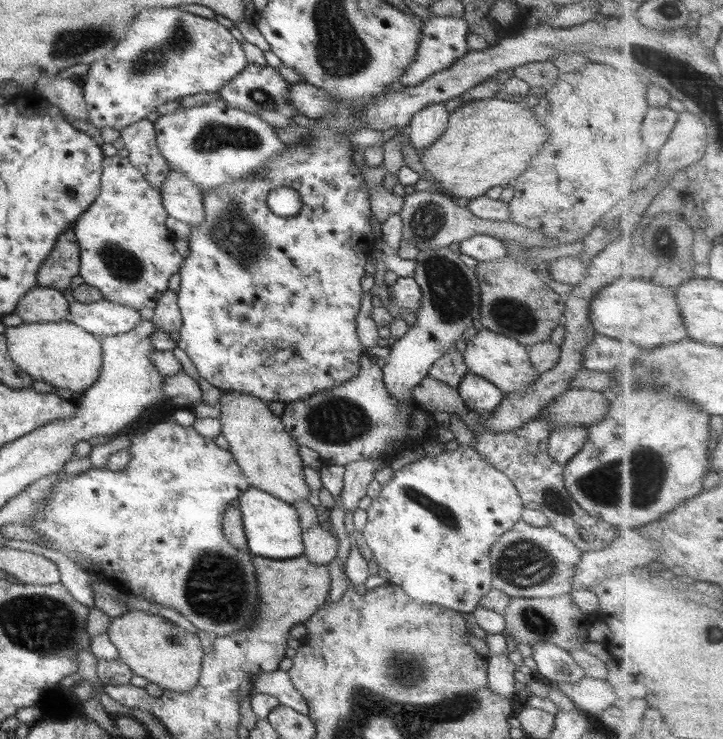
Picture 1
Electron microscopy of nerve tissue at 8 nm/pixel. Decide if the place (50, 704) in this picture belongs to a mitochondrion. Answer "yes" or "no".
no

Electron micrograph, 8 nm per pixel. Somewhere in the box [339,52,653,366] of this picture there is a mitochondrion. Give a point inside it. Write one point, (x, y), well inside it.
(451, 291)

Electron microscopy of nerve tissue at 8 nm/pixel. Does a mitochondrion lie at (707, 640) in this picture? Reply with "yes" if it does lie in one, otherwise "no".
yes

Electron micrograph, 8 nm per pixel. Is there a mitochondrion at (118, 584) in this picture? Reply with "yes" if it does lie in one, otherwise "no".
no

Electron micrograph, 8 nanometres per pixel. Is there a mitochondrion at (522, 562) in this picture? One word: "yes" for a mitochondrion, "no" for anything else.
yes

